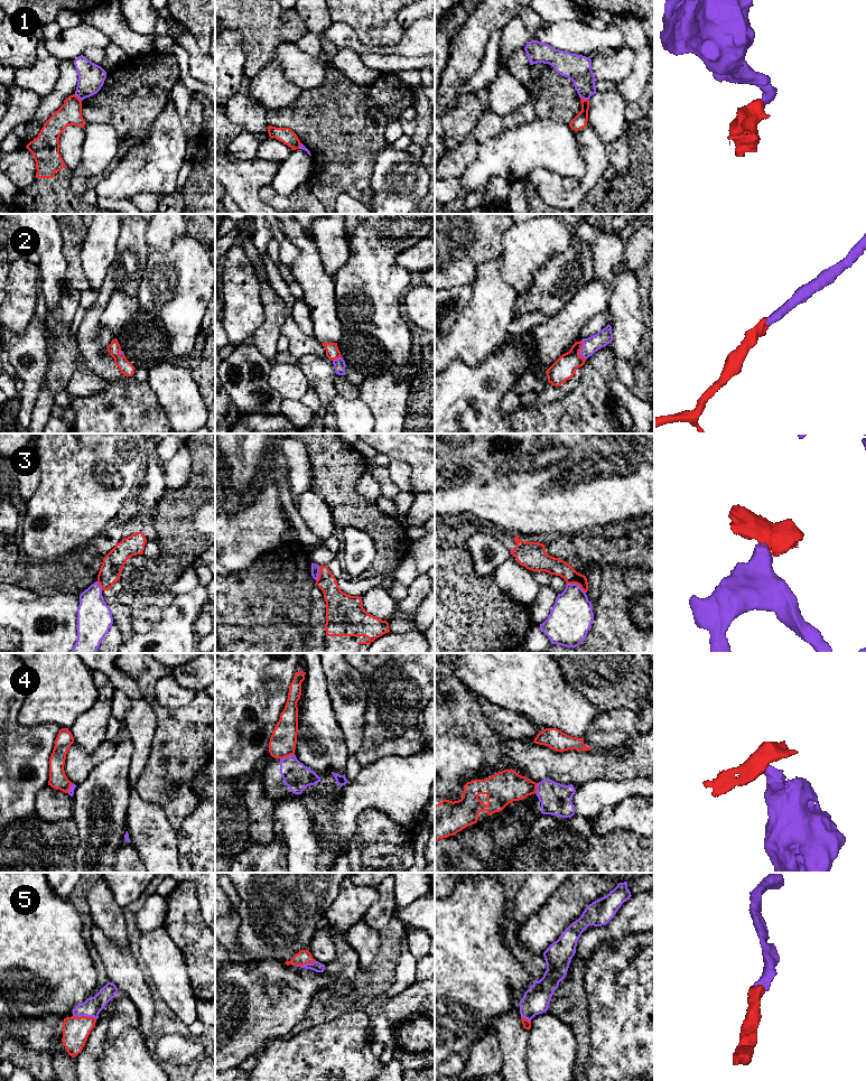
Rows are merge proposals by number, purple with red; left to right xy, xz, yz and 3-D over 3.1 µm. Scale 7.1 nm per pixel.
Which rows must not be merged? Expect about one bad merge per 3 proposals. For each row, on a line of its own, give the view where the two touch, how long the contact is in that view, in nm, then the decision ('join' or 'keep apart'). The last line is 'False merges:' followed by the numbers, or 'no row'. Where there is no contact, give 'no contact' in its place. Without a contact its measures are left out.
1: contact in yz; length 70 nm; keep apart
2: contact in yz; length 140 nm; join
3: contact in yz; length 150 nm; keep apart
4: contact in xz; length 110 nm; keep apart
5: contact in xy; length 180 nm; join
False merges: 1, 3, 4

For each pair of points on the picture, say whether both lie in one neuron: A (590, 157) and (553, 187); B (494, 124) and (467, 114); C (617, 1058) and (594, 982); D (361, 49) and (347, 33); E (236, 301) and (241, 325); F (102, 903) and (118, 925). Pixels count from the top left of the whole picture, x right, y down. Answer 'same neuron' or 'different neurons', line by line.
A: same neuron
B: different neurons
C: same neuron
D: same neuron
E: same neuron
F: same neuron

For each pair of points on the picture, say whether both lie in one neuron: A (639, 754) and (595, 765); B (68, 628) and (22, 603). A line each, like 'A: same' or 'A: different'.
A: same
B: same

